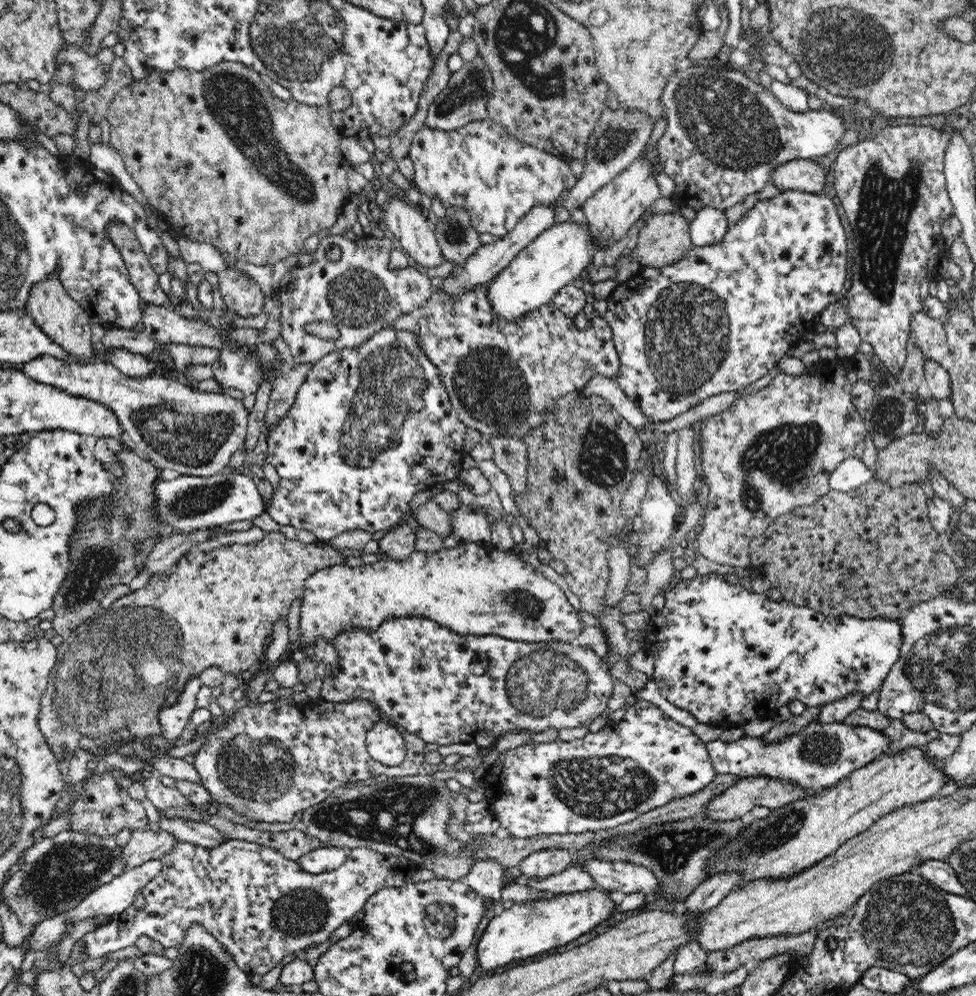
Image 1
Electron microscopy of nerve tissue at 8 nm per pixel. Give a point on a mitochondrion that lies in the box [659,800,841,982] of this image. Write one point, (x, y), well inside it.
(783, 829)

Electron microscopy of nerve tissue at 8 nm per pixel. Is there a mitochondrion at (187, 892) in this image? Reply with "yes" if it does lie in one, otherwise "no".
no

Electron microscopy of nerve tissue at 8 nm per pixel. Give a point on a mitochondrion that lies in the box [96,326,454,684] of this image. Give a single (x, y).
(392, 388)

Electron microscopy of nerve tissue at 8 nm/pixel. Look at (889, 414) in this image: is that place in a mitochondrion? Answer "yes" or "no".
yes

